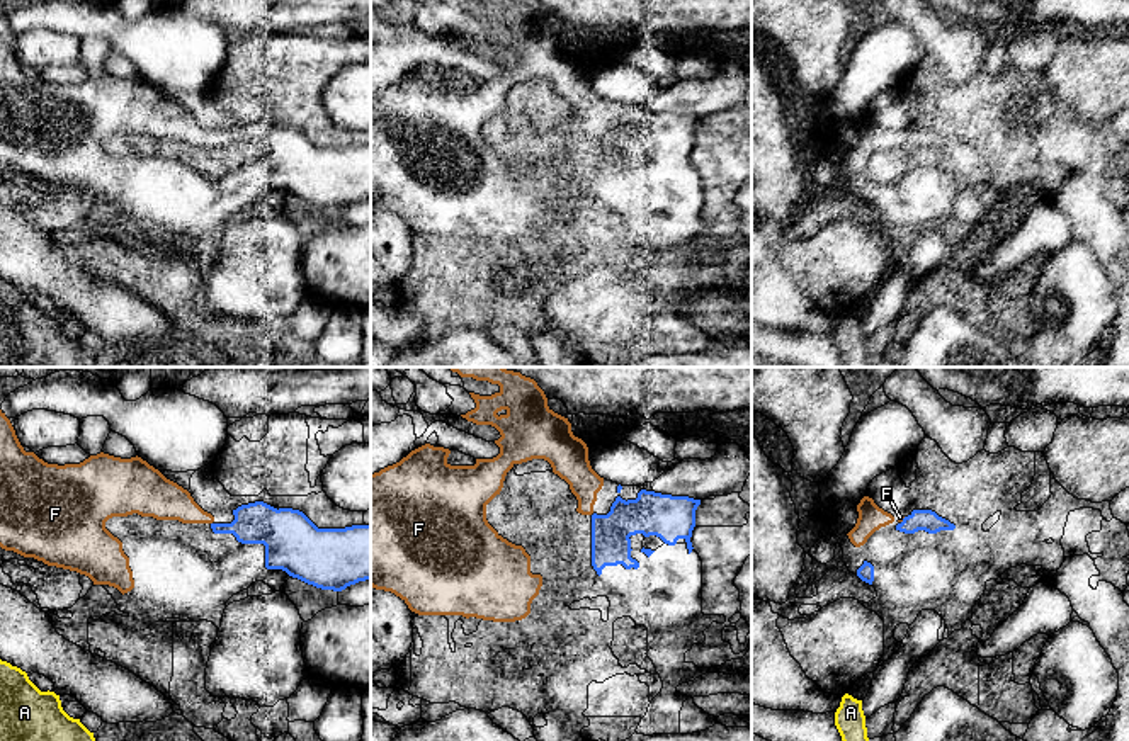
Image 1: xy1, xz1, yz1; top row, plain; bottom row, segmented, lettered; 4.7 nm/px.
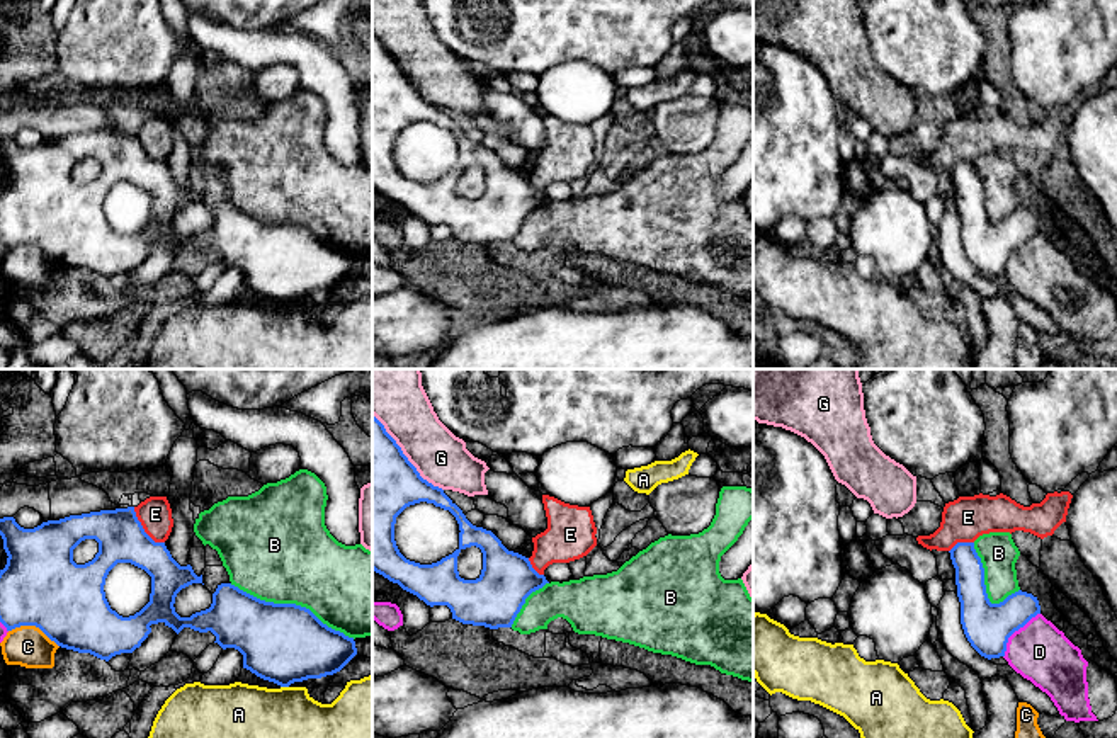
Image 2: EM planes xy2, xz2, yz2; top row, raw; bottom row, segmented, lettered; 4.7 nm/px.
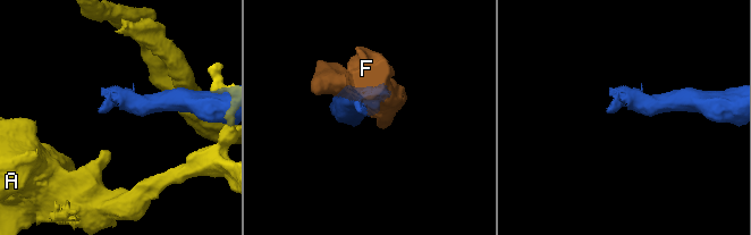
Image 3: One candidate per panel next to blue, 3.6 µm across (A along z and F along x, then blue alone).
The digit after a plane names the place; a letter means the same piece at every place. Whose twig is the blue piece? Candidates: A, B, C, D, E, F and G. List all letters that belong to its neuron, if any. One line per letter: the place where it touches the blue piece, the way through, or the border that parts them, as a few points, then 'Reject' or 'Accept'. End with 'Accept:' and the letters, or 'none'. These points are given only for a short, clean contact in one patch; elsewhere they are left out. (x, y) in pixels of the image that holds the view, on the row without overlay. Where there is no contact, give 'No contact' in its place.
A: Touches blue at xy2 (284, 305). Boundary: xy2 (281, 305), (288, 306). Reject
B: Touches blue at xy2 (293, 223). Reject
C: Touches blue at xy2 (34, 244). Reject
D: Touches blue at yz2 (1014, 250). Reject
E: Touches blue at xy2 (143, 148). Boundary: xy2 (133, 126), (141, 147), (155, 160), (164, 162). Reject
F: Touches blue at yz1 (903, 140). Path across: yz1 (927, 140), (903, 140), (900, 136). Accept
G: Touches blue at xz2 (405, 75). Reject
Accept: F

